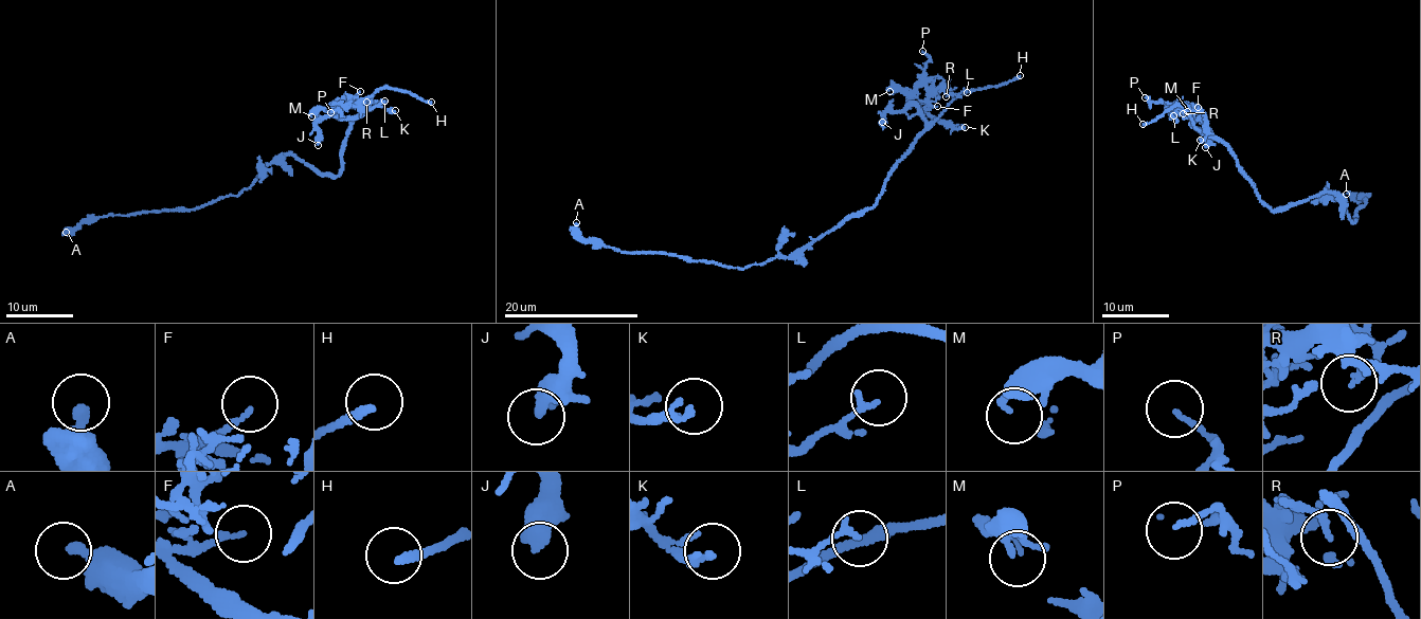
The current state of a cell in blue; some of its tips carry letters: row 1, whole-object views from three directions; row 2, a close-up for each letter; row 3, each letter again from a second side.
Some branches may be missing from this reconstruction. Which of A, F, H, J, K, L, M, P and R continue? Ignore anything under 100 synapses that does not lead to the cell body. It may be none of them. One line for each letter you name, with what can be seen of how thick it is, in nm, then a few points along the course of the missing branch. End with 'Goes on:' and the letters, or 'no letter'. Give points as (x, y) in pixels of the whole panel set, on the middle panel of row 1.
H: calibre 240 nm; course (1020, 75), (1026, 83), (961, 132), (943, 140), (921, 139), (811, 110), (791, 103), (795, 99)
Goes on: H

